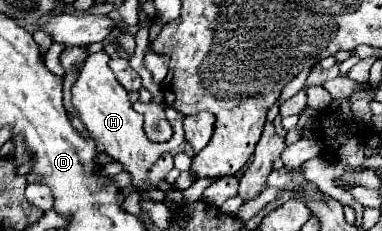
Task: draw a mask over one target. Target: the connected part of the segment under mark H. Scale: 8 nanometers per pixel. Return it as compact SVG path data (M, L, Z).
M100 50L96 54L90 54L84 62L76 64L74 72L76 72L76 82L72 86L72 106L78 112L80 120L84 122L86 130L92 134L92 138L98 142L98 148L112 156L114 160L124 164L124 170L128 170L132 174L132 184L140 190L140 192L148 192L148 196L152 200L164 200L166 194L154 186L150 186L146 172L148 168L164 154L164 152L172 152L174 148L178 148L185 141L182 121L184 115L180 114L174 108L168 107L165 110L166 119L172 127L175 127L175 133L172 140L164 142L164 144L156 144L150 142L142 130L142 118L138 112L134 112L130 100L128 100L128 92L120 86L120 82L116 80L116 76L112 74L110 66L110 56Z

